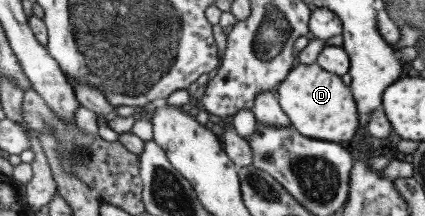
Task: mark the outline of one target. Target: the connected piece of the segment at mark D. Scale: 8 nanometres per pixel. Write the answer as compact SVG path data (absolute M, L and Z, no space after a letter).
M299 63L274 90L289 125L300 135L336 144L347 142L356 135L359 128L358 112L349 87L340 80L340 76L324 71L315 63Z

